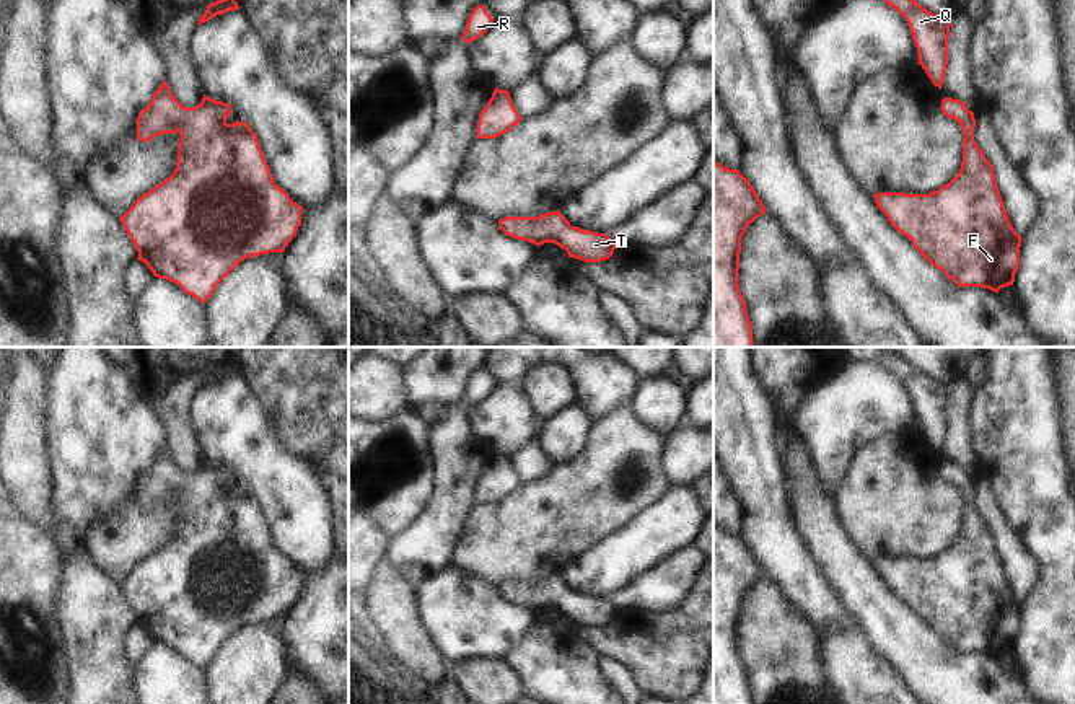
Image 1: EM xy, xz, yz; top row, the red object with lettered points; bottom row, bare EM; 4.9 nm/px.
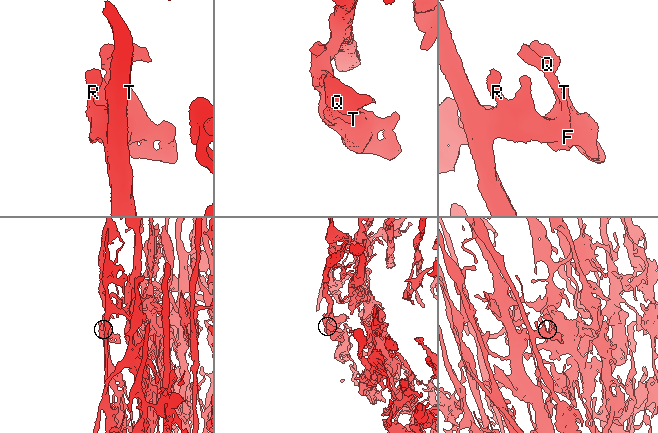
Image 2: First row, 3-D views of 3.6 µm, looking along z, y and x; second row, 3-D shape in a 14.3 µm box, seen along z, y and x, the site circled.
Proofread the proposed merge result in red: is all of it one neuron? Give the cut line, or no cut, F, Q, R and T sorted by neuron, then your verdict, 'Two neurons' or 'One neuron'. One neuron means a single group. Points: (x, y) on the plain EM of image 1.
No split. Groups: F Q R T. One neuron

